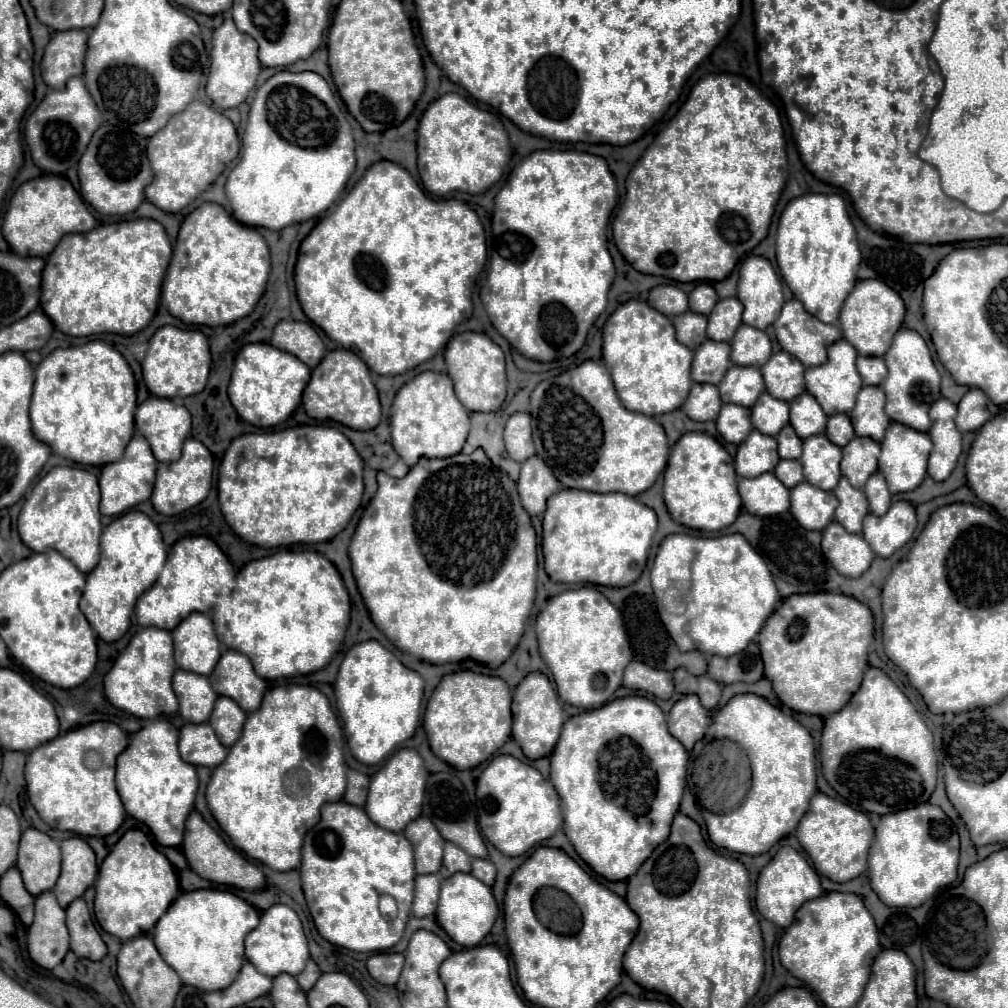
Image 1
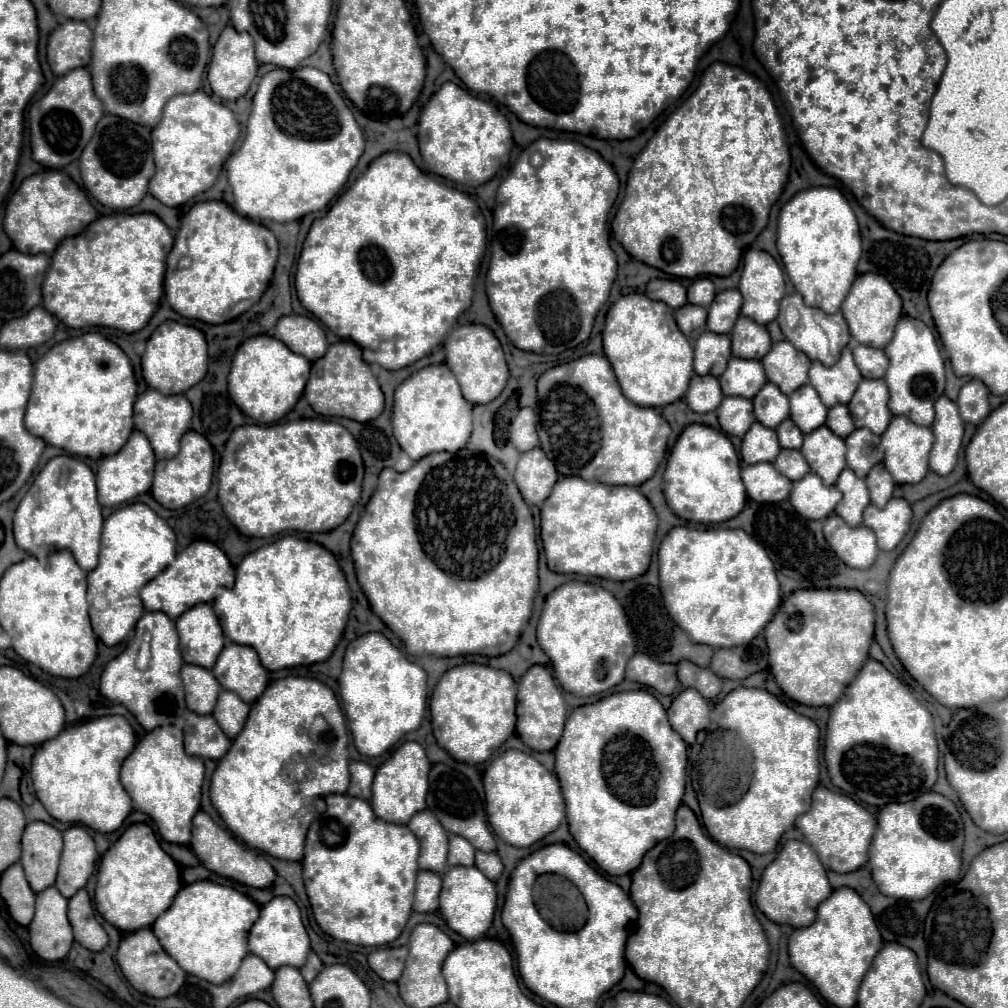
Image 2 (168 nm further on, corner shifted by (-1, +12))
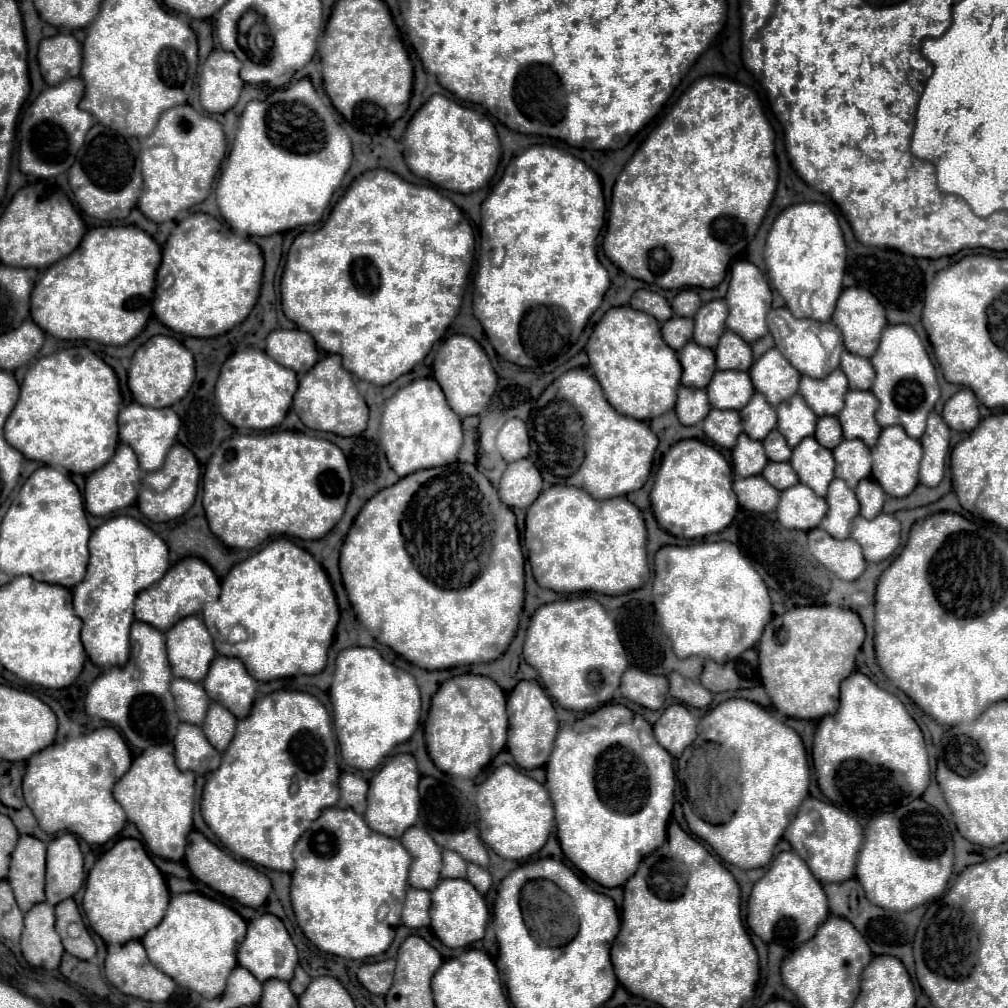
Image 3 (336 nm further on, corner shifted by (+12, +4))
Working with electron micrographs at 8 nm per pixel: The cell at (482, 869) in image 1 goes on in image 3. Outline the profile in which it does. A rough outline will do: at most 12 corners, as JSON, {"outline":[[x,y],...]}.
{"outline":[[468,864],[468,880],[486,894],[492,876],[486,868]]}

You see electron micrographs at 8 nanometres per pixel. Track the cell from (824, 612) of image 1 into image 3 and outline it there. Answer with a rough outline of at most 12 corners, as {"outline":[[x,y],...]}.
{"outline":[[836,606],[774,616],[760,682],[786,716],[838,706],[864,626]]}

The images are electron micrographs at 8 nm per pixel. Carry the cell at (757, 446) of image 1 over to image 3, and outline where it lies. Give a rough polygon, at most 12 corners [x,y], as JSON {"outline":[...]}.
{"outline":[[738,436],[732,464],[738,476],[756,476],[768,464],[762,442]]}

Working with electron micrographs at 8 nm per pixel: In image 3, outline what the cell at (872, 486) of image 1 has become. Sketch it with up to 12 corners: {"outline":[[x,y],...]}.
{"outline":[[860,480],[856,496],[860,514],[882,512],[886,494],[876,480]]}

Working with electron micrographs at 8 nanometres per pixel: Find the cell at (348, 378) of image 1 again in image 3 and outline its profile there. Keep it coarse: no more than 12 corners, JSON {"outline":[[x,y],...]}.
{"outline":[[342,358],[300,380],[292,410],[312,430],[358,436],[370,410]]}

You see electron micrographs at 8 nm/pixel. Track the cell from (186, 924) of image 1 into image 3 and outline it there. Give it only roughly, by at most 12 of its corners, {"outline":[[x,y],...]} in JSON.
{"outline":[[170,900],[142,944],[180,986],[214,998],[244,940],[238,912]]}

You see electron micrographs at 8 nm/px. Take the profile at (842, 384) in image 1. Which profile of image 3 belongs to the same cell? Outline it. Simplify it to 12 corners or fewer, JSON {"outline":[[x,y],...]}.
{"outline":[[800,378],[800,394],[816,416],[842,410],[848,380],[826,378]]}

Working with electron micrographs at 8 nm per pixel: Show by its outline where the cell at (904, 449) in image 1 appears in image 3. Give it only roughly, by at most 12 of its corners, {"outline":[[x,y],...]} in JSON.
{"outline":[[898,426],[882,428],[872,478],[886,494],[916,488],[920,440]]}

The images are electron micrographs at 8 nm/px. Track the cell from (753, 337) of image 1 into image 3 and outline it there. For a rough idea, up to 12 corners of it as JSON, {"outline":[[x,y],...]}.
{"outline":[[726,330],[716,346],[720,370],[750,370],[752,348]]}

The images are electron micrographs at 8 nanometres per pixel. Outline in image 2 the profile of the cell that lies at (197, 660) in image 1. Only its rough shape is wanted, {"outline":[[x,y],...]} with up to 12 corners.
{"outline":[[211,604],[179,616],[183,660],[213,668],[225,636]]}

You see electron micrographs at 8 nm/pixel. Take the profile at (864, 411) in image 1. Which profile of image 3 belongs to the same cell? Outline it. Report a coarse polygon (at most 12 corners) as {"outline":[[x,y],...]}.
{"outline":[[850,390],[838,414],[844,438],[874,446],[882,430],[872,392]]}

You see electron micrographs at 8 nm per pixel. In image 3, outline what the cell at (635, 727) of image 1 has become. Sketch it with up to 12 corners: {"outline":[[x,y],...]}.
{"outline":[[606,704],[546,762],[564,856],[622,886],[666,842],[670,752]]}

